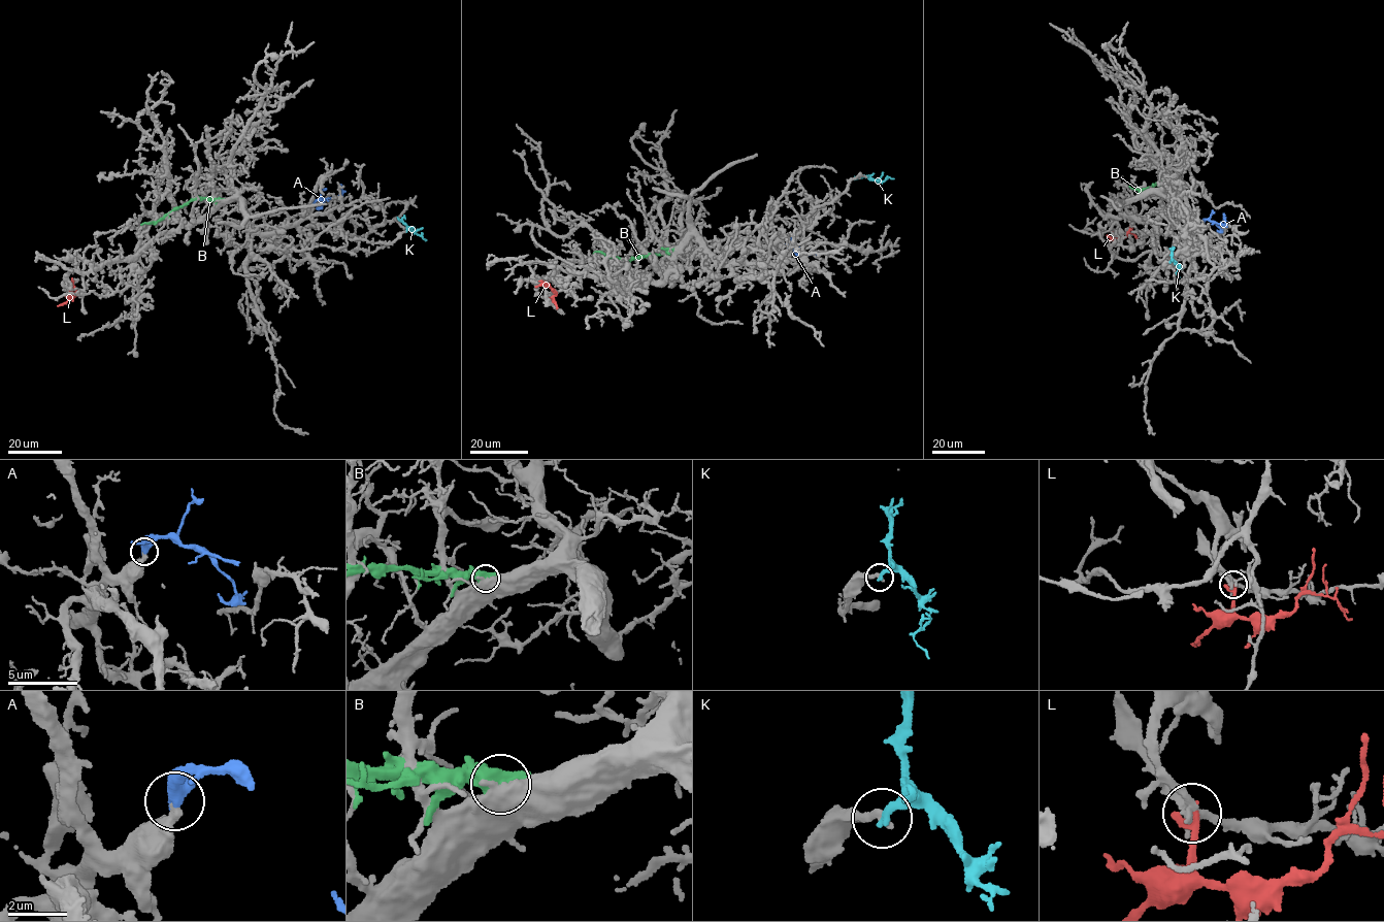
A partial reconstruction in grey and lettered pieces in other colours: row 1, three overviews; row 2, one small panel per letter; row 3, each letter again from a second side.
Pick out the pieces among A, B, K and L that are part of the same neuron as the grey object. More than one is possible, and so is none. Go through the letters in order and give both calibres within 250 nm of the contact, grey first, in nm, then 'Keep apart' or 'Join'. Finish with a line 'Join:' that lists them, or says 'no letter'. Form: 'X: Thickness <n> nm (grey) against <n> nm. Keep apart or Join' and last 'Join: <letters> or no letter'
A: Thickness 360 nm (grey) against 650 nm. Join
B: Thickness 800 nm (grey) against 750 nm. Keep apart
K: Thickness 280 nm (grey) against 280 nm. Keep apart
L: Thickness 280 nm (grey) against 320 nm. Join
Join: A, L

